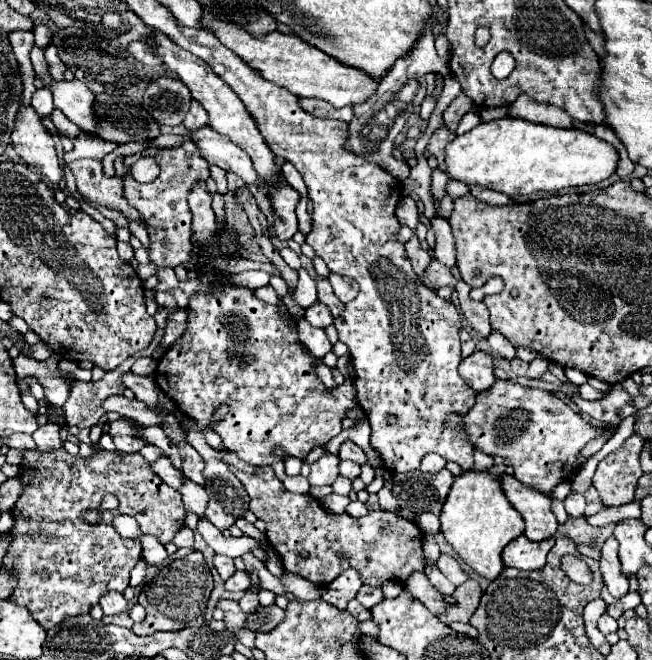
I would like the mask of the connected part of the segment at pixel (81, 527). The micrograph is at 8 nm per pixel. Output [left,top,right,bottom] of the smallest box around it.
[3,448,185,628]

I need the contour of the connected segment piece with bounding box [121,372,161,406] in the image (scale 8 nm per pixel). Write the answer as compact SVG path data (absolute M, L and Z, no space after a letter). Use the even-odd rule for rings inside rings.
M127 372L125 376L121 376L121 382L123 382L125 388L135 392L135 398L139 398L139 400L151 404L151 406L157 404L161 390L155 386L155 382L151 378L147 378L147 376L141 378L141 376L133 374L133 372Z

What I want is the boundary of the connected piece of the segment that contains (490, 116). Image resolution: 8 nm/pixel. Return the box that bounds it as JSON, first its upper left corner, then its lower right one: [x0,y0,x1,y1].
[481,108,507,122]

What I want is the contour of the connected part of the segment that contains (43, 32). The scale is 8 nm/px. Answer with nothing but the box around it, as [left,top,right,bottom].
[33,26,53,48]

